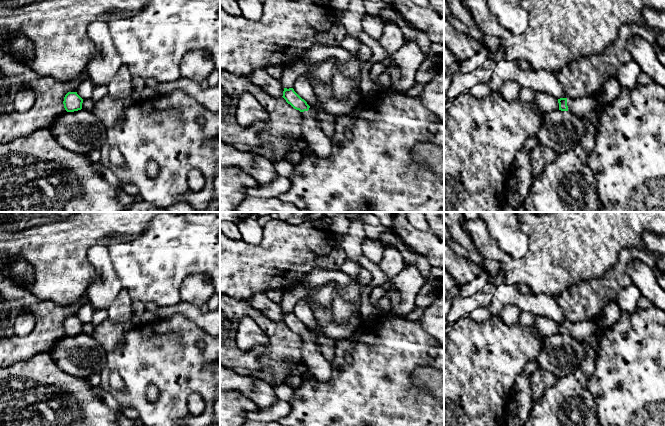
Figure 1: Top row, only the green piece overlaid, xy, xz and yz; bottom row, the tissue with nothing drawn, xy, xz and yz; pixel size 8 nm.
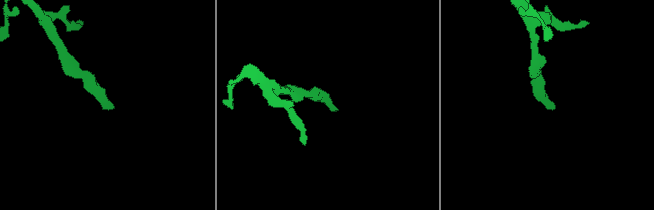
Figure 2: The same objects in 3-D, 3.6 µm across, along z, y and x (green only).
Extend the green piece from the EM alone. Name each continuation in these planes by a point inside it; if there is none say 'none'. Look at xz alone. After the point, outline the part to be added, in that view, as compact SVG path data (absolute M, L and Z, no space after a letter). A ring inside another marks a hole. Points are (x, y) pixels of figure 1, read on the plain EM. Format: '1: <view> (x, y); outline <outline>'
1: xz (315, 362); outline M310 335L302 336L303 362L309 372L319 382L327 382L331 378L331 362L327 361L316 347L316 340Z

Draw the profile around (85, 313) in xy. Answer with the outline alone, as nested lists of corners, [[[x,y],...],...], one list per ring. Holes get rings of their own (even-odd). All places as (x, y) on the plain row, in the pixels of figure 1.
[[[90,302],[83,304],[76,316],[82,323],[91,323],[93,319],[94,308]]]

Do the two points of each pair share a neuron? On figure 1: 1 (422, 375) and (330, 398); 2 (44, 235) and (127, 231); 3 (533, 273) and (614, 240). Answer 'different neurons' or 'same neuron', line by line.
1: different neurons
2: same neuron
3: same neuron

